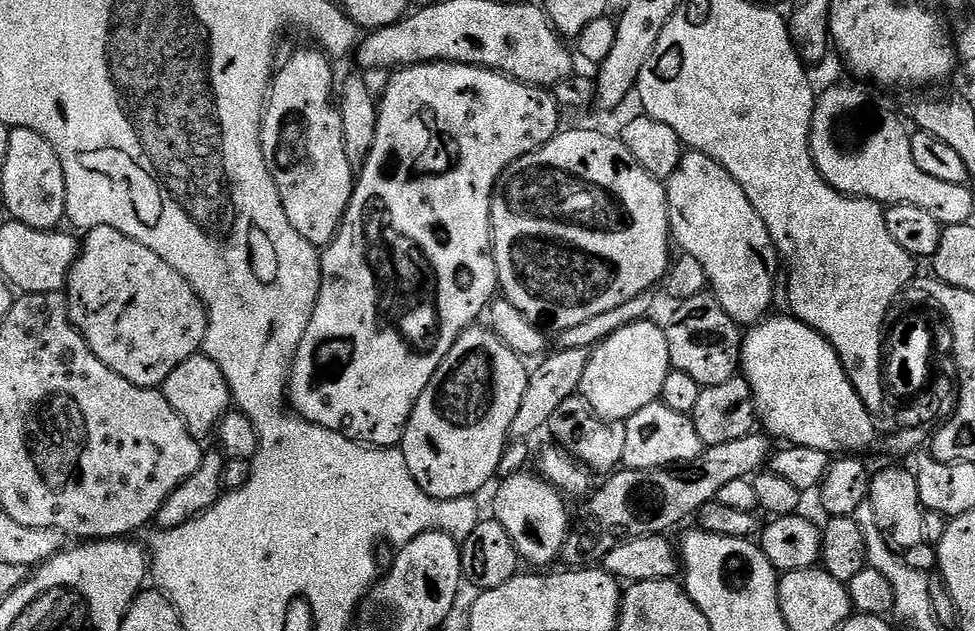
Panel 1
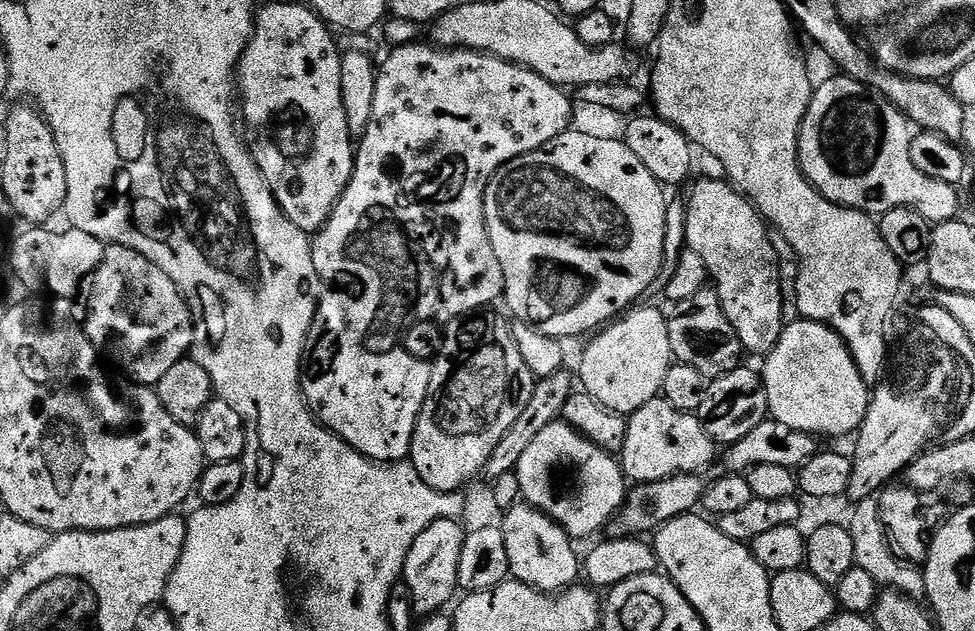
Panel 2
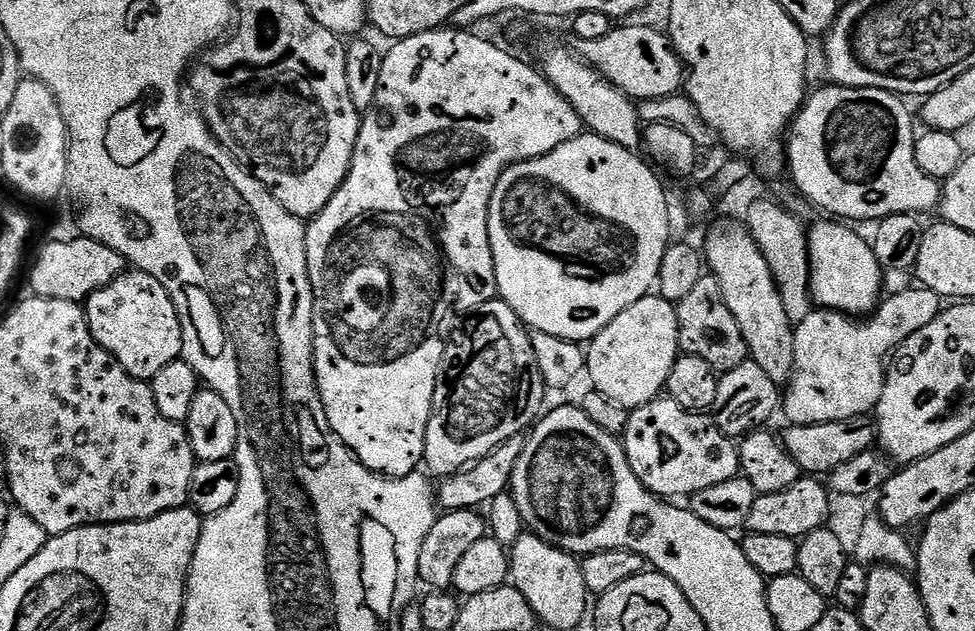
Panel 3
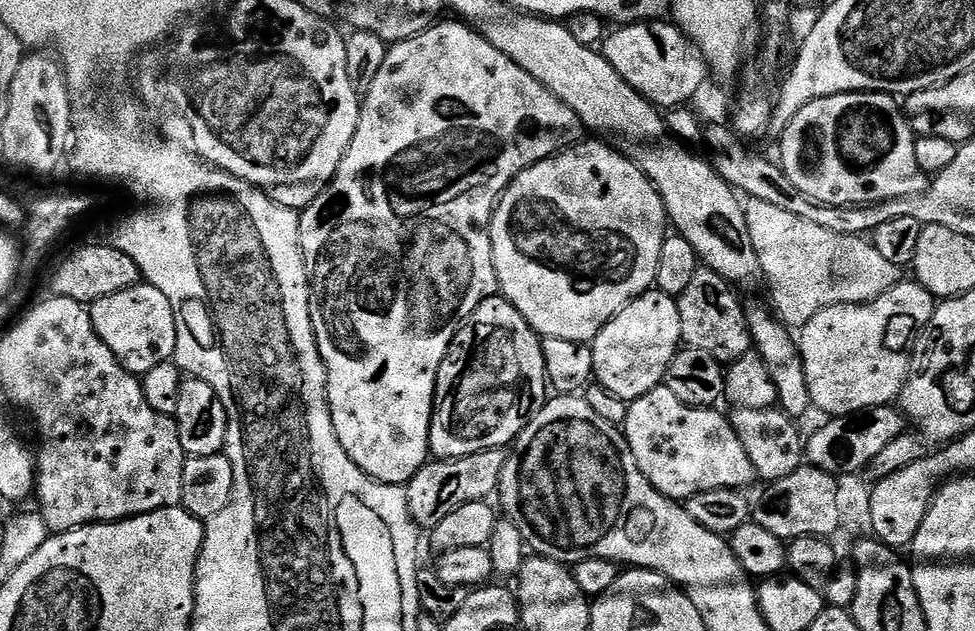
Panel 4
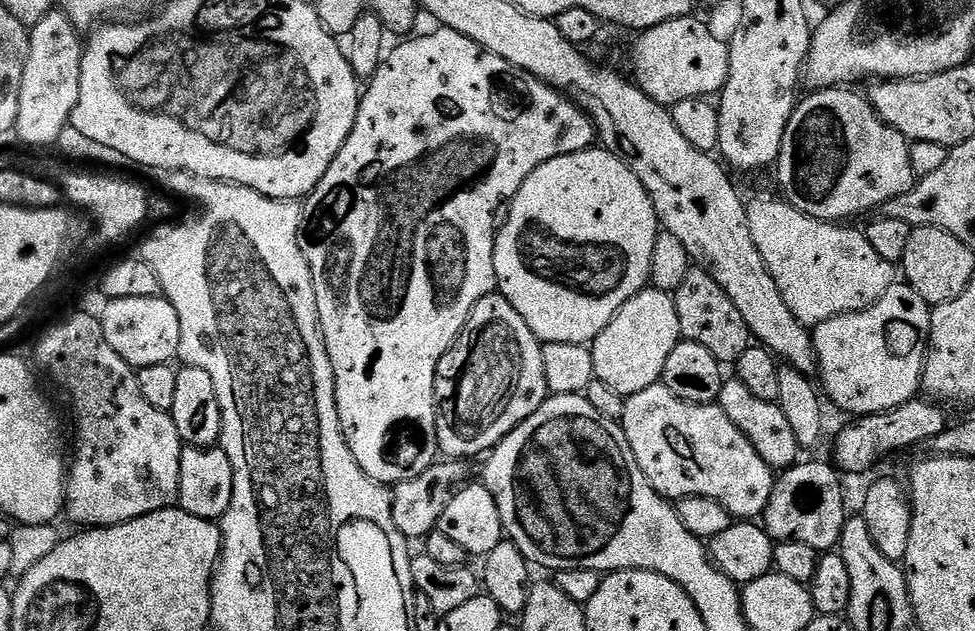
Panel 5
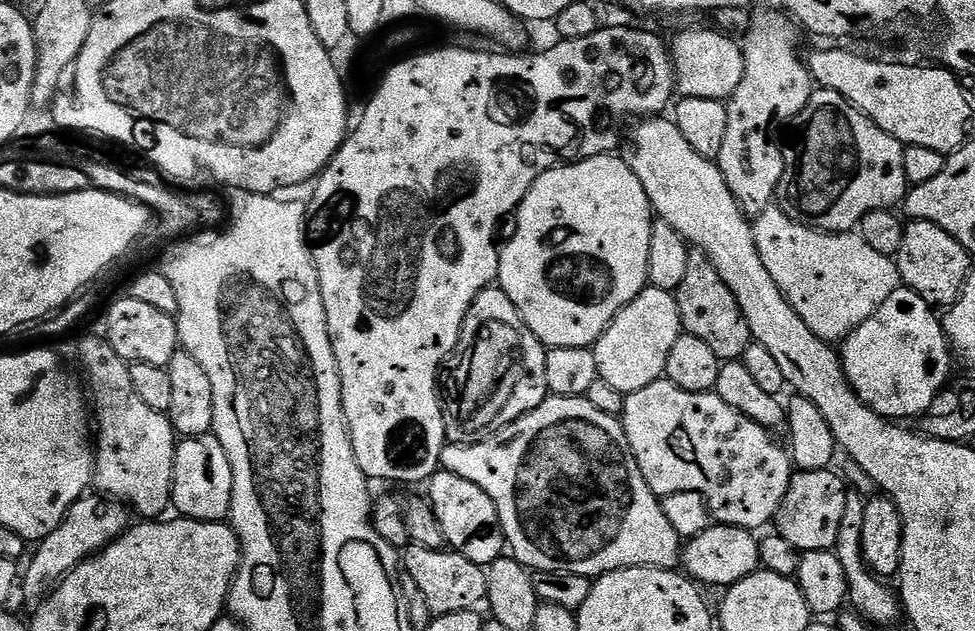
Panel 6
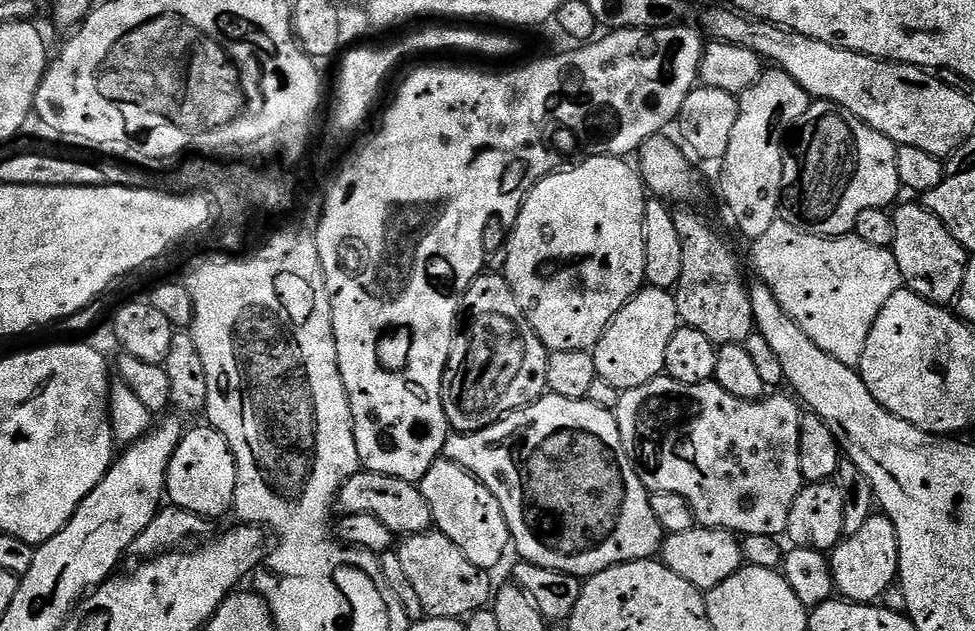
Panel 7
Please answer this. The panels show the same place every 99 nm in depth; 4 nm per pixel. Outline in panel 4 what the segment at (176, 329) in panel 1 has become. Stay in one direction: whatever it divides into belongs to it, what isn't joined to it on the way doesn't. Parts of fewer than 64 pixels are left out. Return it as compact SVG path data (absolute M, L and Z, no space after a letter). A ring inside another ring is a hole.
M141 282L118 294L98 298L91 306L94 330L106 346L118 358L118 362L127 372L143 378L154 366L172 360L176 354L176 319L170 306L170 298L162 294L153 284Z

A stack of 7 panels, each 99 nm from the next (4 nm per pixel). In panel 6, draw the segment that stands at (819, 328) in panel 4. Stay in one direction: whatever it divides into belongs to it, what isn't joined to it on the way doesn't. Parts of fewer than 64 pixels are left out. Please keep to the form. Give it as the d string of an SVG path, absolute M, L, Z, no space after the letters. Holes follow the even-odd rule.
M903 286L896 288L894 294L890 294L890 298L886 298L886 302L882 302L882 306L878 306L878 310L874 310L866 322L862 322L862 326L855 328L843 340L839 353L848 385L858 394L860 401L893 422L907 421L904 420L907 416L920 418L931 413L938 397L951 381L948 379L952 376L954 352L944 332L941 317L931 304Z

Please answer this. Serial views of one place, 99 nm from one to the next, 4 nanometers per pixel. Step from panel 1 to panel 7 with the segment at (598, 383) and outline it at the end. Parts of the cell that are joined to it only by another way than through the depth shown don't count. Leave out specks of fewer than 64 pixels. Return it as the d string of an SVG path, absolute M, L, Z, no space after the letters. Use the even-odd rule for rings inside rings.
M645 286L636 297L608 323L592 352L599 379L621 390L637 388L664 372L666 345L680 324L675 295L666 288Z

